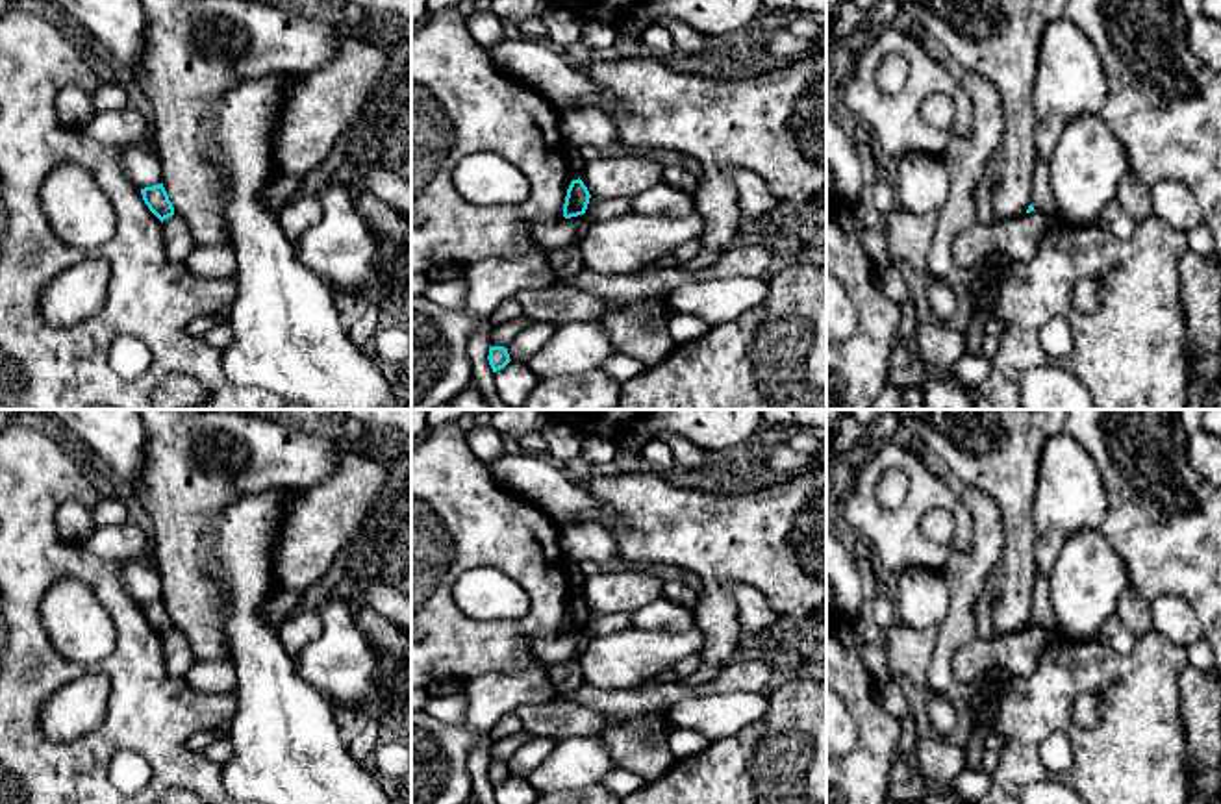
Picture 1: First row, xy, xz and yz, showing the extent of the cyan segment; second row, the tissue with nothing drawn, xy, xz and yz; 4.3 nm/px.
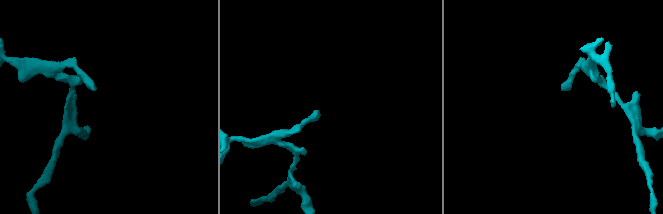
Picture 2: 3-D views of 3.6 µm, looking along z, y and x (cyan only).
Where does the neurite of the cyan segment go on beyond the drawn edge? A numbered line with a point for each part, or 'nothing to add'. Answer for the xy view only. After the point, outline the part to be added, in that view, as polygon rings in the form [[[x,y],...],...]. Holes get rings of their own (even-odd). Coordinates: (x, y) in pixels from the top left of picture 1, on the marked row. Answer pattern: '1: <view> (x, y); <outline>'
nothing to add

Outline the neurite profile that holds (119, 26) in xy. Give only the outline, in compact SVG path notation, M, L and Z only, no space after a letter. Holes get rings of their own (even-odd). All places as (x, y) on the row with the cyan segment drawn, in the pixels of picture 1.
M52 0L78 20L122 74L139 76L146 17L141 0Z

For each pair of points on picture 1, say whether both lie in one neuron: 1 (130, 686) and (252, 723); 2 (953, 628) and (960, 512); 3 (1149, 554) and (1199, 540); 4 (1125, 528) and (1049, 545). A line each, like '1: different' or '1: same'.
1: different
2: different
3: same
4: different

